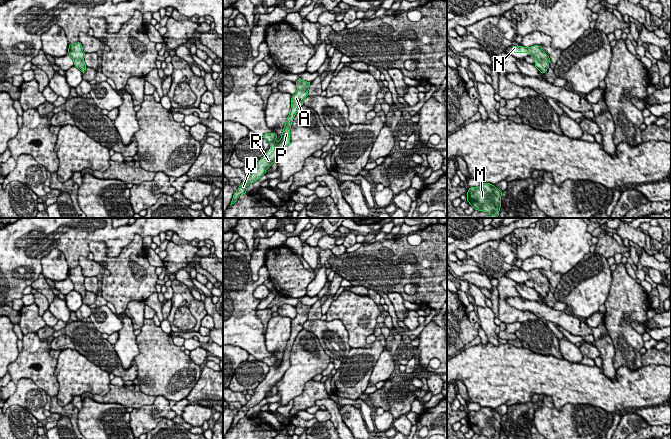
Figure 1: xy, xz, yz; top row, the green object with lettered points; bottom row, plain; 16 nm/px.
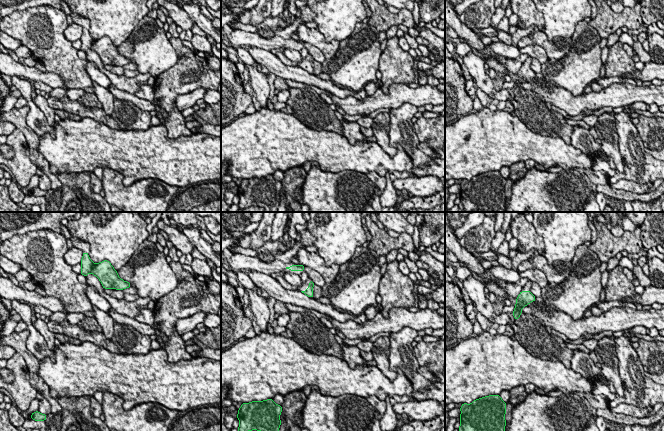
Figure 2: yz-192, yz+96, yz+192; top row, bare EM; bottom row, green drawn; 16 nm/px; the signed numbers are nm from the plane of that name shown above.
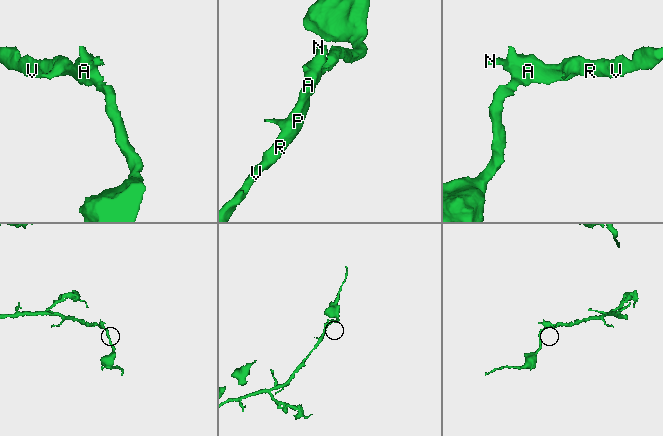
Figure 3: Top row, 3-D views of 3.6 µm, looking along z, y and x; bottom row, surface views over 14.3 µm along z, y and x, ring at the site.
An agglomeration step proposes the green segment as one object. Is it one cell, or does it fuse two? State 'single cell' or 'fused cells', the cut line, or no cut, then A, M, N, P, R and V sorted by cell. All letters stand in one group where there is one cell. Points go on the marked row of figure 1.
single cell | no cut | A M N P R V

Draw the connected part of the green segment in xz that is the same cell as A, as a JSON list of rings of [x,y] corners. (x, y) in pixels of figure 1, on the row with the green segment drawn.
[[[299,78],[295,84],[297,91],[294,95],[292,95],[290,113],[284,125],[280,141],[275,141],[277,134],[274,132],[266,133],[261,136],[270,143],[273,150],[266,151],[265,155],[254,165],[254,170],[251,172],[251,175],[245,181],[243,181],[240,186],[238,186],[230,205],[234,204],[240,195],[246,194],[248,186],[259,180],[266,173],[266,169],[270,167],[278,157],[281,156],[287,145],[290,143],[290,128],[292,121],[299,108],[303,105],[303,100],[308,96],[308,89],[311,82],[303,81]]]

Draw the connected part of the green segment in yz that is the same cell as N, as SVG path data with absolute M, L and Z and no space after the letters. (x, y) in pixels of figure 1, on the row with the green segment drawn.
M534 45L528 48L523 46L512 46L513 53L531 53L532 57L535 60L535 67L541 72L545 73L549 68L550 58L549 56L541 49L540 46Z

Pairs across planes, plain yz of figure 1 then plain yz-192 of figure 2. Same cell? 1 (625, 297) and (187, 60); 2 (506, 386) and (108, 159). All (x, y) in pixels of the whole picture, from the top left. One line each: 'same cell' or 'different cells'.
1: same cell
2: same cell

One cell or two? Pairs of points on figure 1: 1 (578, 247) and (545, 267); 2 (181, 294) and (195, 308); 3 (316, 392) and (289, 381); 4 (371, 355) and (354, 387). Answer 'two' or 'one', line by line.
1: two
2: one
3: two
4: one

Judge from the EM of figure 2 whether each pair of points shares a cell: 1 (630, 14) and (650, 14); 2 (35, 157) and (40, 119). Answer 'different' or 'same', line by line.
1: different
2: different

